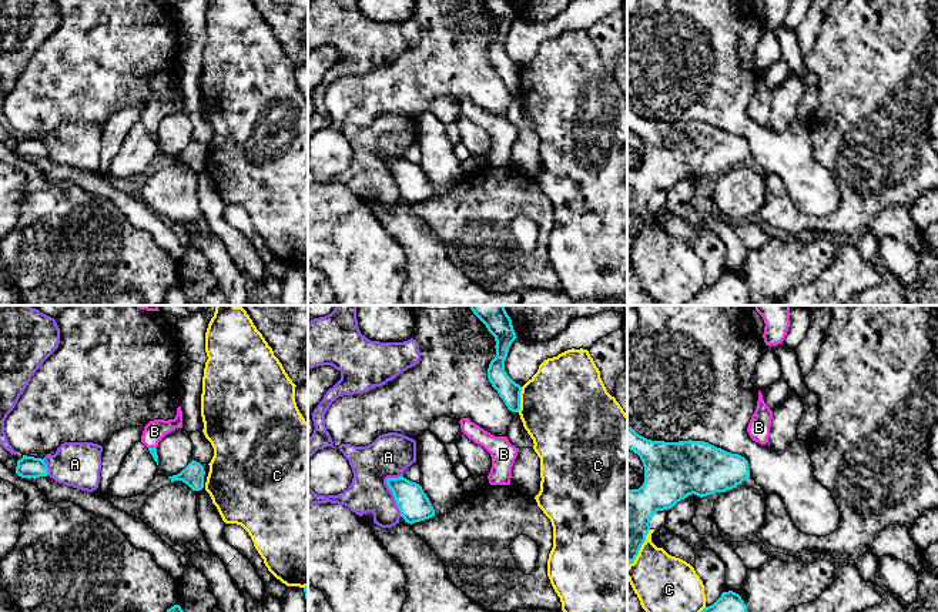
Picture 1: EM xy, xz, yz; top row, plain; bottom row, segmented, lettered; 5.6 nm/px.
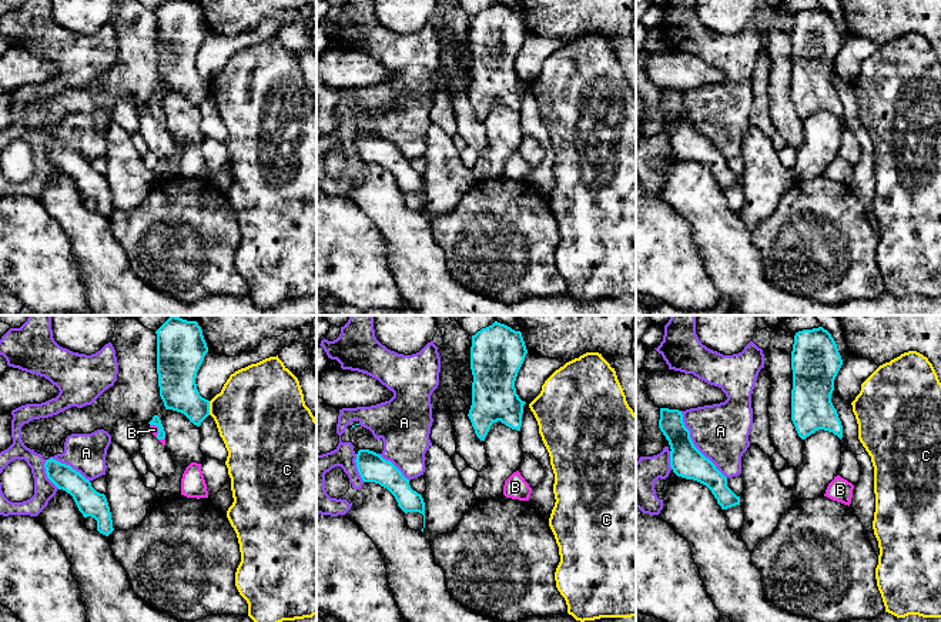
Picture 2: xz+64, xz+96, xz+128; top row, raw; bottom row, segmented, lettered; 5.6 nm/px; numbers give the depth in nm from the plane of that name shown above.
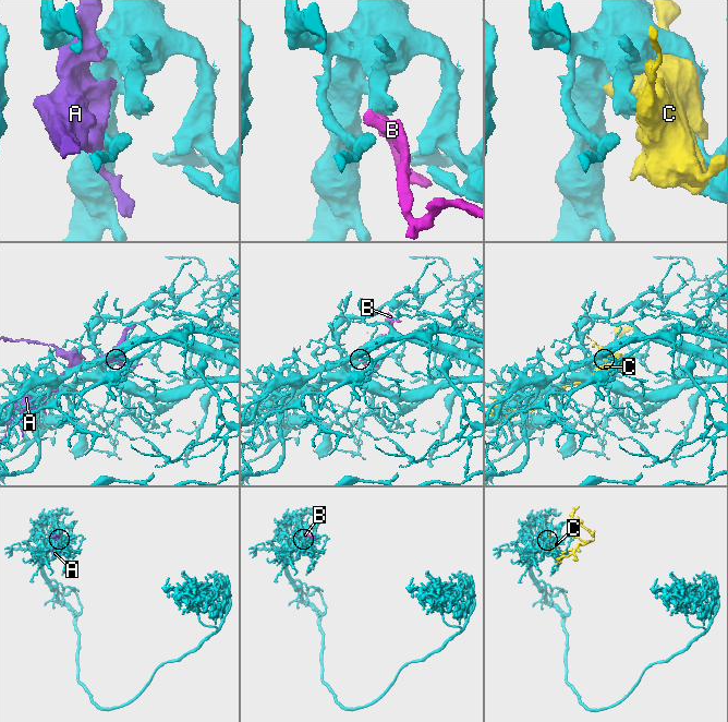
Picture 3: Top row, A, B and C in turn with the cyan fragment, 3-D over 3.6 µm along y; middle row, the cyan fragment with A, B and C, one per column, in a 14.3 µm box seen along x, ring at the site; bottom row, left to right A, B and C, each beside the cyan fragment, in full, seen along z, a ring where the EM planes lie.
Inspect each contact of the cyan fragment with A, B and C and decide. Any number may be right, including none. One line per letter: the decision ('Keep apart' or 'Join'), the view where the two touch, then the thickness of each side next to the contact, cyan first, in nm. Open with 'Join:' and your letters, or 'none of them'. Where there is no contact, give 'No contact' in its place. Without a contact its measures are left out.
Join: B
A: Keep apart. Touches cyan in xz. Thickness 170 nm (cyan) against 240 nm
B: Join. Touches cyan in xy. Thickness 50 nm (cyan) against 120 nm
C: Keep apart. Touches cyan in xz. Thickness 120 nm (cyan) against 480 nm

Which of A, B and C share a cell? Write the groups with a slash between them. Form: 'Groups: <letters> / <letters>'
Groups: A / B / C

